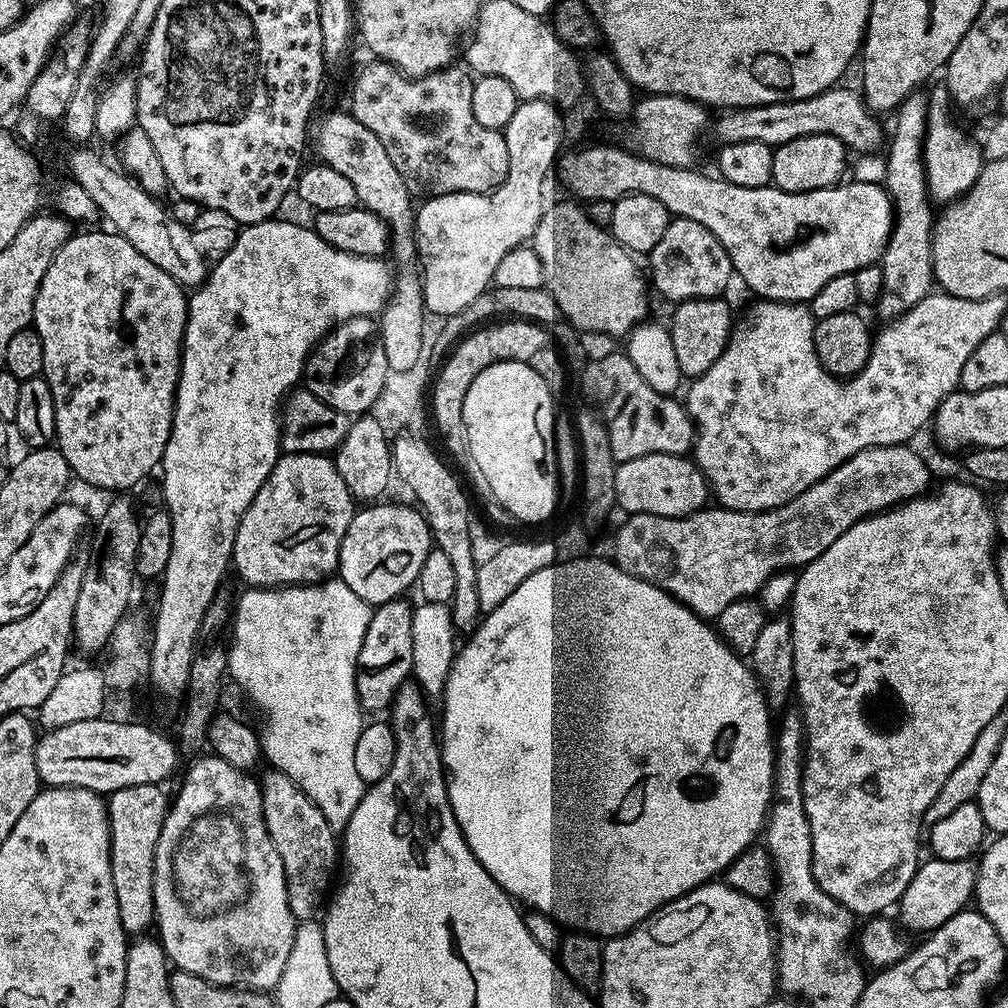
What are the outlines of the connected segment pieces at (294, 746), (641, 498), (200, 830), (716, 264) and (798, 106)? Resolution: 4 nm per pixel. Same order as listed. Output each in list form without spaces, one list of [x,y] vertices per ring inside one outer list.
[[[329,578],[319,584],[297,584],[282,588],[253,588],[249,587],[234,604],[234,615],[231,617],[230,635],[232,634],[233,644],[228,651],[227,675],[237,680],[244,687],[244,692],[250,699],[256,700],[260,708],[264,708],[264,728],[262,727],[262,752],[265,757],[272,756],[271,767],[280,772],[286,772],[288,777],[299,786],[306,795],[316,803],[322,810],[326,822],[330,822],[333,832],[343,833],[344,828],[350,822],[350,814],[358,810],[358,802],[362,802],[366,791],[365,782],[357,773],[354,766],[354,748],[362,729],[362,709],[360,701],[356,699],[356,677],[358,675],[358,661],[362,642],[366,634],[370,606],[346,582],[339,578]]]
[[[661,452],[619,461],[614,474],[614,494],[619,511],[624,511],[624,514],[660,516],[664,512],[677,512],[679,516],[688,516],[700,511],[710,500],[708,483],[695,459]]]
[[[215,754],[201,755],[191,761],[190,767],[192,769],[185,774],[180,793],[171,801],[162,826],[162,834],[158,834],[158,846],[154,850],[155,935],[160,945],[164,947],[164,953],[168,955],[169,961],[179,971],[198,974],[198,978],[206,978],[206,982],[223,988],[275,989],[278,978],[282,978],[282,970],[286,970],[286,958],[290,958],[290,946],[294,946],[294,934],[298,921],[290,910],[282,858],[278,858],[278,850],[274,850],[274,842],[266,830],[266,822],[262,814],[260,785],[255,779],[251,780],[253,777],[249,773],[230,766],[230,762],[226,762]]]
[[[669,219],[666,234],[662,234],[658,246],[654,246],[654,250],[647,253],[646,260],[652,267],[652,276],[650,272],[651,287],[655,291],[657,288],[666,299],[672,300],[671,302],[710,298],[711,296],[723,297],[725,295],[724,291],[728,288],[728,283],[734,280],[732,259],[730,254],[726,254],[722,242],[718,242],[718,238],[714,238],[714,234],[710,234],[710,230],[706,230],[706,226],[698,226],[698,222],[693,220]]]
[[[837,86],[827,88],[822,94],[811,96],[810,98],[802,98],[801,100],[787,100],[786,102],[778,102],[777,104],[763,104],[762,106],[750,106],[749,108],[733,108],[724,110],[719,113],[720,116],[715,117],[714,132],[716,128],[717,145],[723,146],[733,144],[734,142],[766,142],[766,146],[770,146],[774,150],[780,148],[786,142],[794,142],[794,138],[802,138],[810,134],[830,134],[834,138],[838,138],[844,147],[856,154],[872,154],[877,151],[876,148],[885,139],[886,132],[880,129],[877,117],[871,108],[864,103],[863,95],[855,87],[844,88],[845,86]]]

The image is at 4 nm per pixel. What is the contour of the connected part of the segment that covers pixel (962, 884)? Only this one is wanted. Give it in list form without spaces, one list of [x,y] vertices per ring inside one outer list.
[[[925,859],[917,867],[914,878],[910,878],[910,886],[906,886],[906,890],[902,894],[898,905],[899,923],[909,933],[924,932],[923,934],[931,934],[937,928],[941,928],[947,920],[954,918],[954,914],[965,911],[969,907],[976,890],[976,866],[977,861],[975,859]]]

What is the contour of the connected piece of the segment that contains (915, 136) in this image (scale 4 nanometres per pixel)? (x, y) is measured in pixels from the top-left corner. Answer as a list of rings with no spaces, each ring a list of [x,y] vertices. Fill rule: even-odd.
[[[923,91],[911,92],[895,109],[896,129],[890,132],[886,151],[886,174],[883,187],[892,197],[892,233],[878,261],[882,270],[883,290],[874,302],[881,321],[896,320],[906,310],[918,306],[922,298],[934,291],[934,254],[932,253],[932,226],[934,201],[928,195],[924,169],[924,135],[928,129],[928,98]]]

